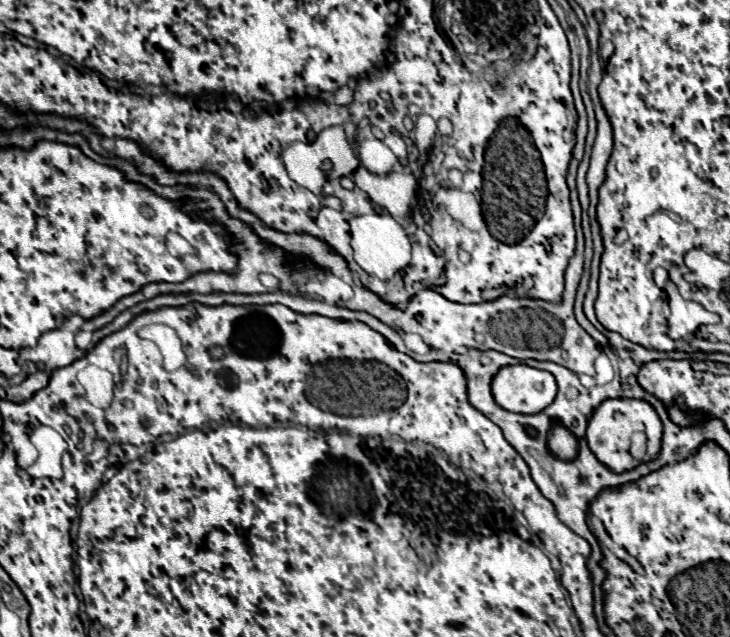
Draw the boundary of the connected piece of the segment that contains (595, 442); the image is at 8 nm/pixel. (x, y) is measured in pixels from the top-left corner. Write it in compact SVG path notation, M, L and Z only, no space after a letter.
M618 398L618 400L606 400L594 410L594 414L588 420L586 438L588 438L588 446L594 452L594 456L604 466L608 466L612 472L620 474L620 472L632 470L640 464L630 454L630 436L634 432L644 432L648 436L648 460L654 460L660 454L660 440L662 440L662 422L660 422L656 410L642 400Z

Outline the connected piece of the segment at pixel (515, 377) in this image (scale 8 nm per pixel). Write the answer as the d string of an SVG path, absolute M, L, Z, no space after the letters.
M526 364L504 366L492 380L494 400L518 414L536 414L556 400L556 378Z

